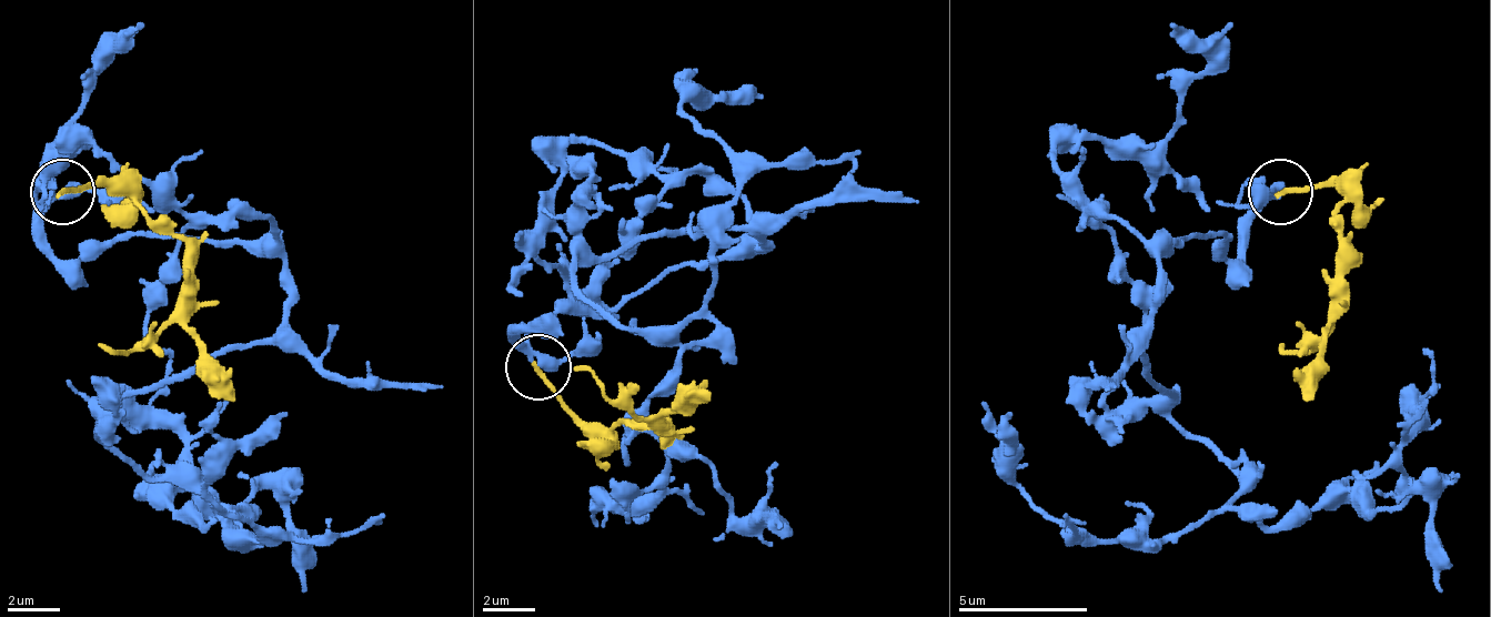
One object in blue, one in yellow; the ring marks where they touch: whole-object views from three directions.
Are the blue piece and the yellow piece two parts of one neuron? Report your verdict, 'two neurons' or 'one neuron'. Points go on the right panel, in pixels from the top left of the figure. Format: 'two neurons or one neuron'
one neuron

